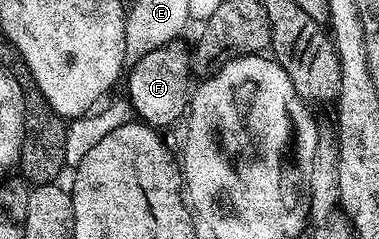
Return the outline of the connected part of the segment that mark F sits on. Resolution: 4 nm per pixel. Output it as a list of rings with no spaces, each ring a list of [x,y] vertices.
[[[169,44],[162,48],[156,48],[153,52],[148,52],[146,56],[142,56],[140,61],[131,65],[126,76],[126,82],[128,78],[128,95],[126,96],[133,113],[145,125],[153,128],[165,128],[164,126],[174,123],[179,117],[181,119],[187,113],[190,104],[191,61],[189,53],[186,50],[183,51],[179,46],[178,44]]]

